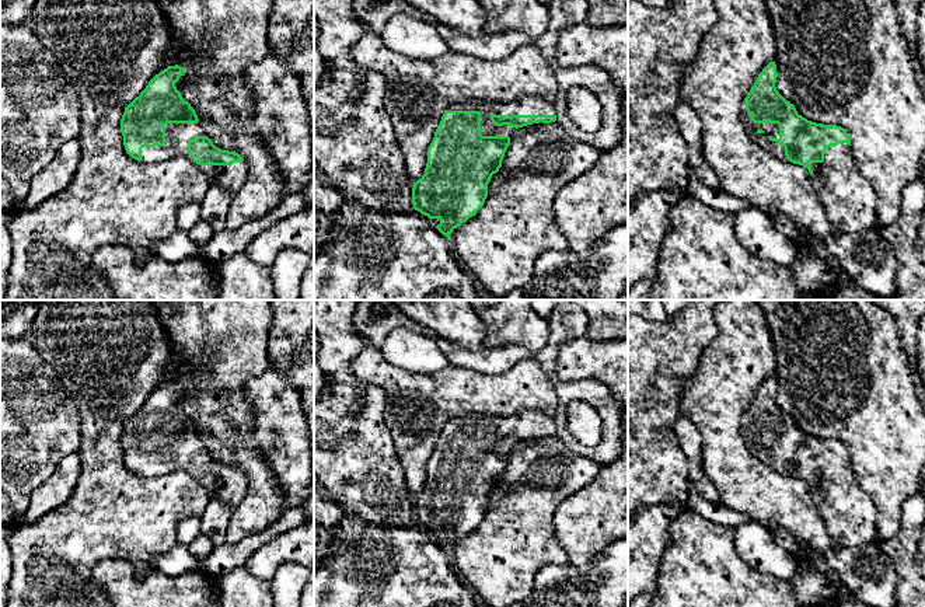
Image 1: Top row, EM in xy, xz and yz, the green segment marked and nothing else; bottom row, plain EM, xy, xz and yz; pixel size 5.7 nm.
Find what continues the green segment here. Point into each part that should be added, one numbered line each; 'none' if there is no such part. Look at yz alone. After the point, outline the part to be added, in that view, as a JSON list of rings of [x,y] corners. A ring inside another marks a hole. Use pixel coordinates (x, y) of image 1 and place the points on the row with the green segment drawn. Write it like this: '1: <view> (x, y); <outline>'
1: yz (770, 129); [[[746,101],[741,104],[740,119],[743,122],[744,130],[754,143],[757,143],[776,158],[789,161],[785,156],[785,147],[776,142],[779,139],[778,123],[754,123],[747,114]]]

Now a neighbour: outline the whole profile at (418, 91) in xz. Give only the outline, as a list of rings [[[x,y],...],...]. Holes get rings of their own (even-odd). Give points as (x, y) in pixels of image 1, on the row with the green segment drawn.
[[[364,29],[349,49],[349,56],[363,69],[378,71],[385,79],[385,109],[405,160],[405,171],[412,182],[425,174],[427,149],[444,111],[470,98],[509,102],[533,95],[554,104],[558,81],[551,64],[537,45],[521,45],[500,60],[486,60],[448,50],[437,59],[411,59],[388,49],[380,34]]]

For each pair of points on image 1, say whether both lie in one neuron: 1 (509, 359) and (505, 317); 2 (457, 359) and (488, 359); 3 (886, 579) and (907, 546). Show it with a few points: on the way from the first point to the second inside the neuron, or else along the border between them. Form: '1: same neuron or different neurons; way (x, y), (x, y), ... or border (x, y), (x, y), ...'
1: different neurons; border (482, 346), (522, 345), (536, 352)
2: same neuron; way (464, 359), (481, 359)
3: different neurons; border (879, 544), (896, 567), (897, 592)

